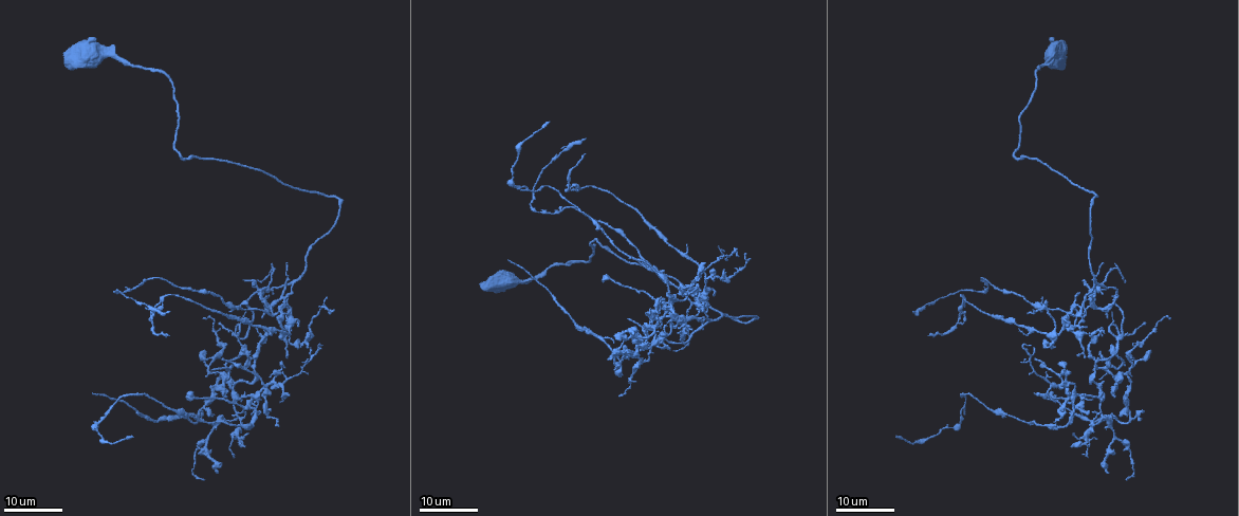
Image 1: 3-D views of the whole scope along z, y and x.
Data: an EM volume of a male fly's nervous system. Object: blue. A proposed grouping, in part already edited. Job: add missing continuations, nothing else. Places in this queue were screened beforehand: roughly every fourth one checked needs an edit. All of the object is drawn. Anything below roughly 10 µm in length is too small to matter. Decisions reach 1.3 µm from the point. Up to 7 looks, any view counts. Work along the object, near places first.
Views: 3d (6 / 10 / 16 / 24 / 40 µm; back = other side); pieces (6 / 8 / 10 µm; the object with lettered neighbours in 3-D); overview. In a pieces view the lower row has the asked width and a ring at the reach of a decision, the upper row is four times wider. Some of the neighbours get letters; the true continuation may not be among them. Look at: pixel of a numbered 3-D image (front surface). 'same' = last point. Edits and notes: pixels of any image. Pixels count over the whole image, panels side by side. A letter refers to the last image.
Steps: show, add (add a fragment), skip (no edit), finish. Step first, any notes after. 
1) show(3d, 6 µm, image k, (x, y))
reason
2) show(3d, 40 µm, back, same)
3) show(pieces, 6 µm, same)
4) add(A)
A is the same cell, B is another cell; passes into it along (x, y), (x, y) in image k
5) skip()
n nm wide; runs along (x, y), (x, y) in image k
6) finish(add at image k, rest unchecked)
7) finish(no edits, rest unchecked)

show(3d, 16 µm, image 1, (281, 401))
thin end

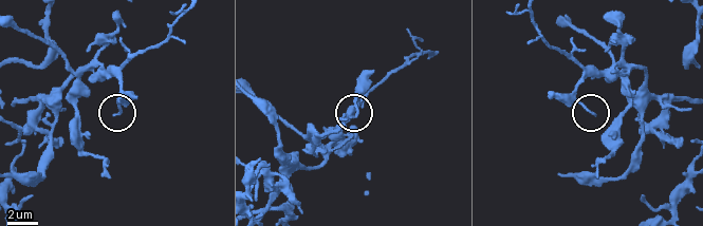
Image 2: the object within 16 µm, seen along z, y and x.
show(pieces, 10 µm, image 2, (115, 113))

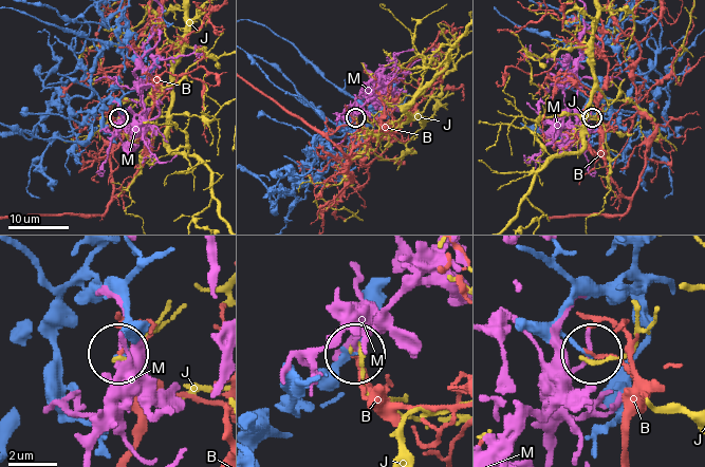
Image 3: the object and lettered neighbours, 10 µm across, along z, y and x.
skip()
150 nm wide; B, J and M are other cells; runs along (669, 283), (620, 278), (583, 290), (559, 320), (588, 354) in image 3; none of them fits

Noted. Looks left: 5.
show(3d, 24 µm, image 1, (203, 317))
free end

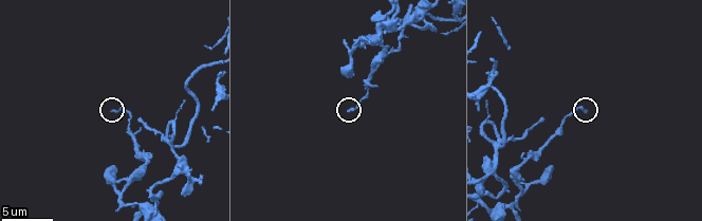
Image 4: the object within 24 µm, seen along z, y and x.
show(pieces, 8 µm, image 4, (113, 109))
see the neighbours

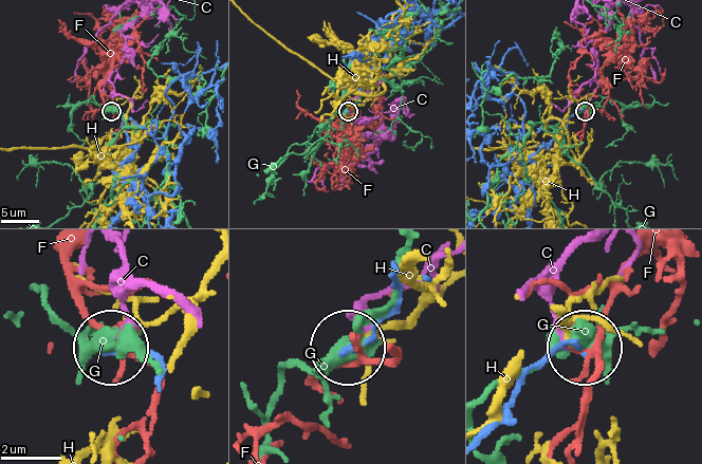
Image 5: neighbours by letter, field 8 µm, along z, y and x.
skip()
C, F, G and H are other cells; runs along (398, 268), (395, 303), (347, 347) in image 5; none of them fits

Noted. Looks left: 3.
show(3d, 16 µm, image 1, (293, 291))
free end

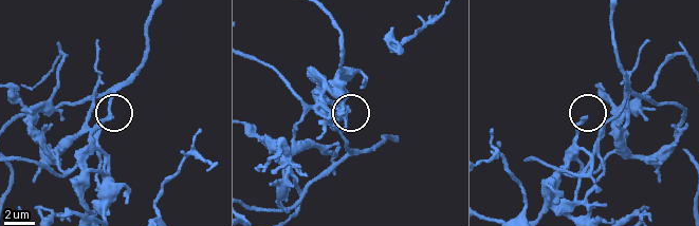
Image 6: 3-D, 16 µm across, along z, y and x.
show(pieces, 8 µm, image 6, (585, 115))

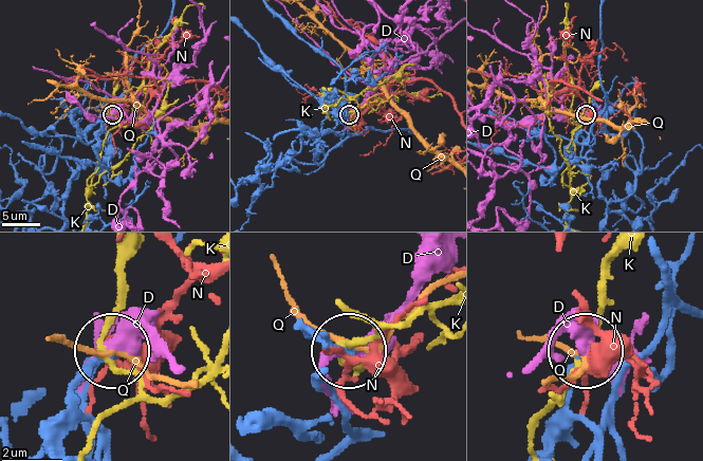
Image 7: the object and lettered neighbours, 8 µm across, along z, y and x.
skip()
D, K, N and Q are other cells; none of them fits

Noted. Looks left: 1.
finish(no edits, rest unchecked)

